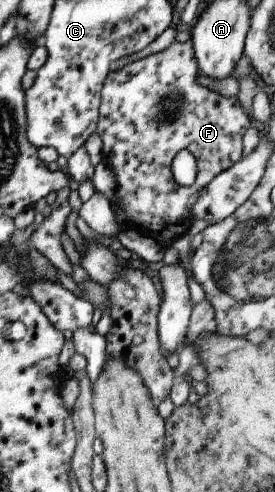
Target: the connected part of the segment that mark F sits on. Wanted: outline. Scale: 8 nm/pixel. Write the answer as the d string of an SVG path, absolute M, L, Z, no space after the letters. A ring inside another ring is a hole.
M190 39L185 42L171 42L166 48L163 48L157 53L150 54L147 57L129 63L118 71L109 72L107 77L103 80L103 85L100 91L100 104L98 107L98 120L96 123L95 133L102 141L101 155L102 161L111 169L113 177L115 178L116 188L115 196L110 201L110 208L112 209L114 220L119 226L120 230L133 229L141 235L148 235L153 241L160 246L160 249L165 251L171 247L171 243L175 238L182 236L185 233L189 233L190 225L195 221L191 215L191 206L197 201L198 193L203 190L206 185L219 173L229 169L231 164L239 161L242 152L242 137L246 133L246 129L249 128L249 116L242 111L239 100L236 96L225 97L219 93L209 90L208 88L199 85L195 80L196 76L199 76L198 65L194 58L194 49L192 48L192 41ZM182 149L186 149L196 161L197 173L194 182L188 186L180 186L175 183L172 178L169 164L172 162L173 157L179 153Z

